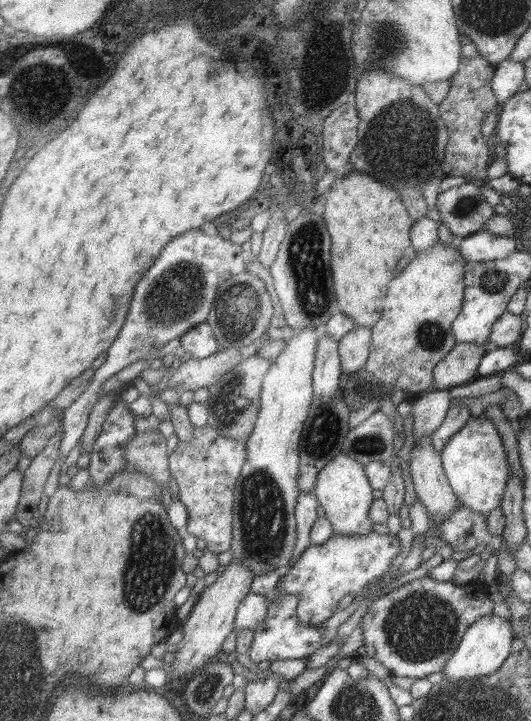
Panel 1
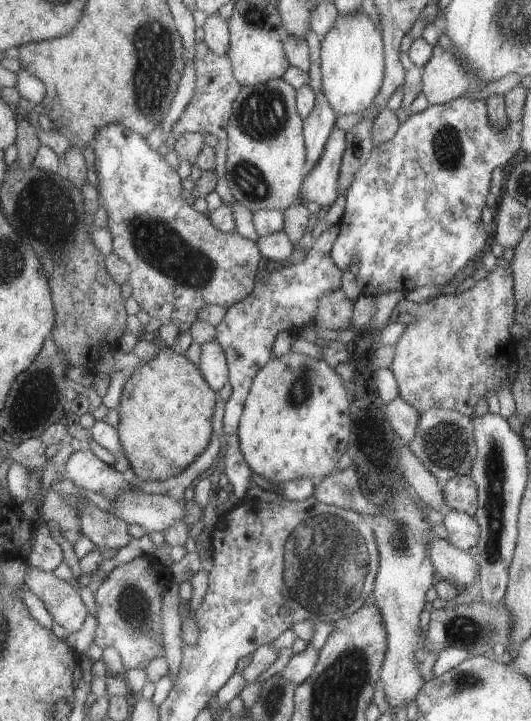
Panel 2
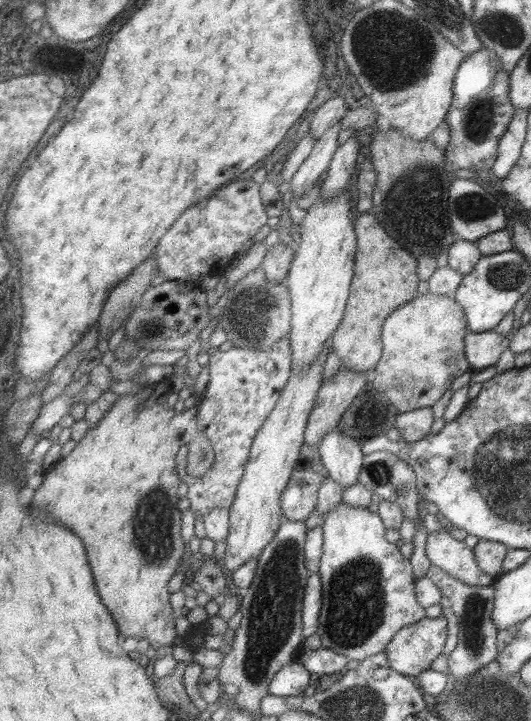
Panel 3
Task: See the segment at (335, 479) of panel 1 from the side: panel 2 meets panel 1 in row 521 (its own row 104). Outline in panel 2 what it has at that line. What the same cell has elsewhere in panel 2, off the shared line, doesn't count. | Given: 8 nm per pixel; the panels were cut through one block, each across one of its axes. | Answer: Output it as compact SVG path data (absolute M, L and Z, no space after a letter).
M359 10L350 16L338 14L336 24L320 39L321 91L336 117L367 109L379 91L384 72L384 55L379 23L372 24Z

